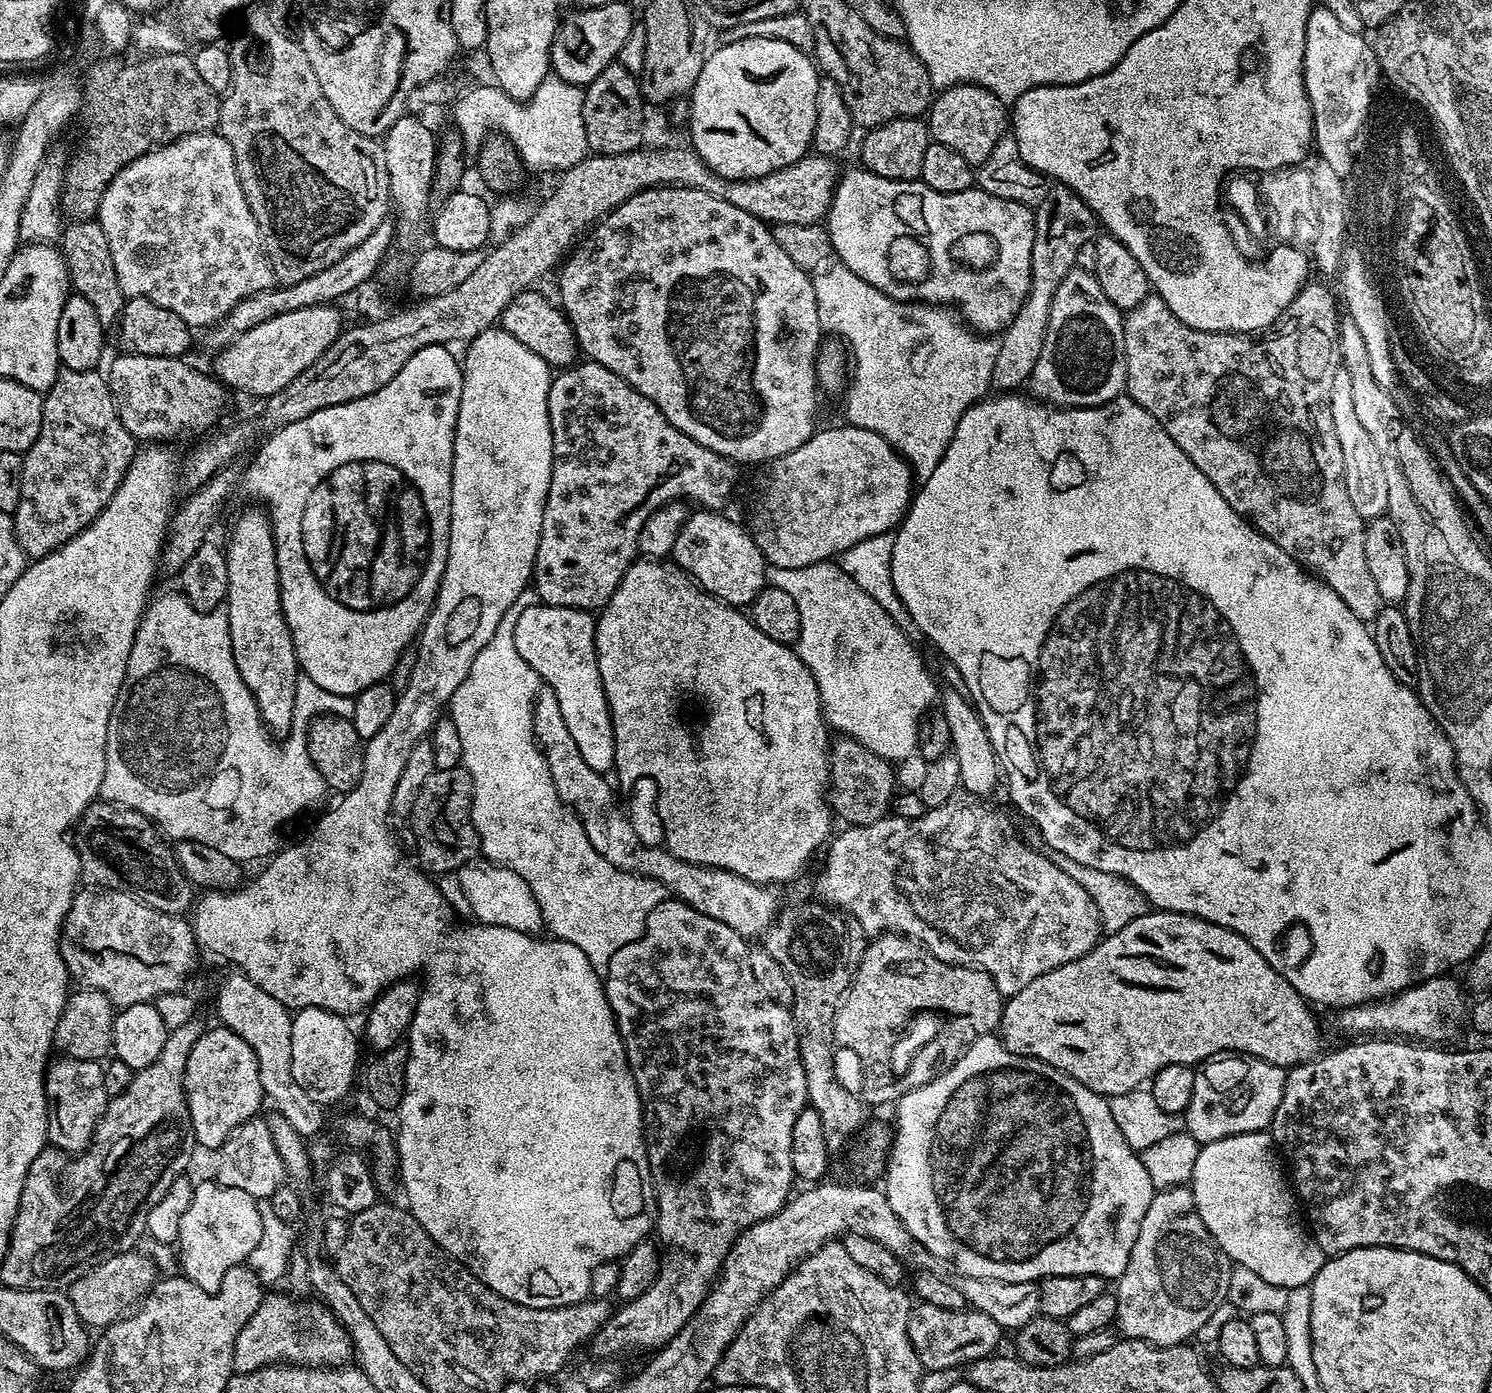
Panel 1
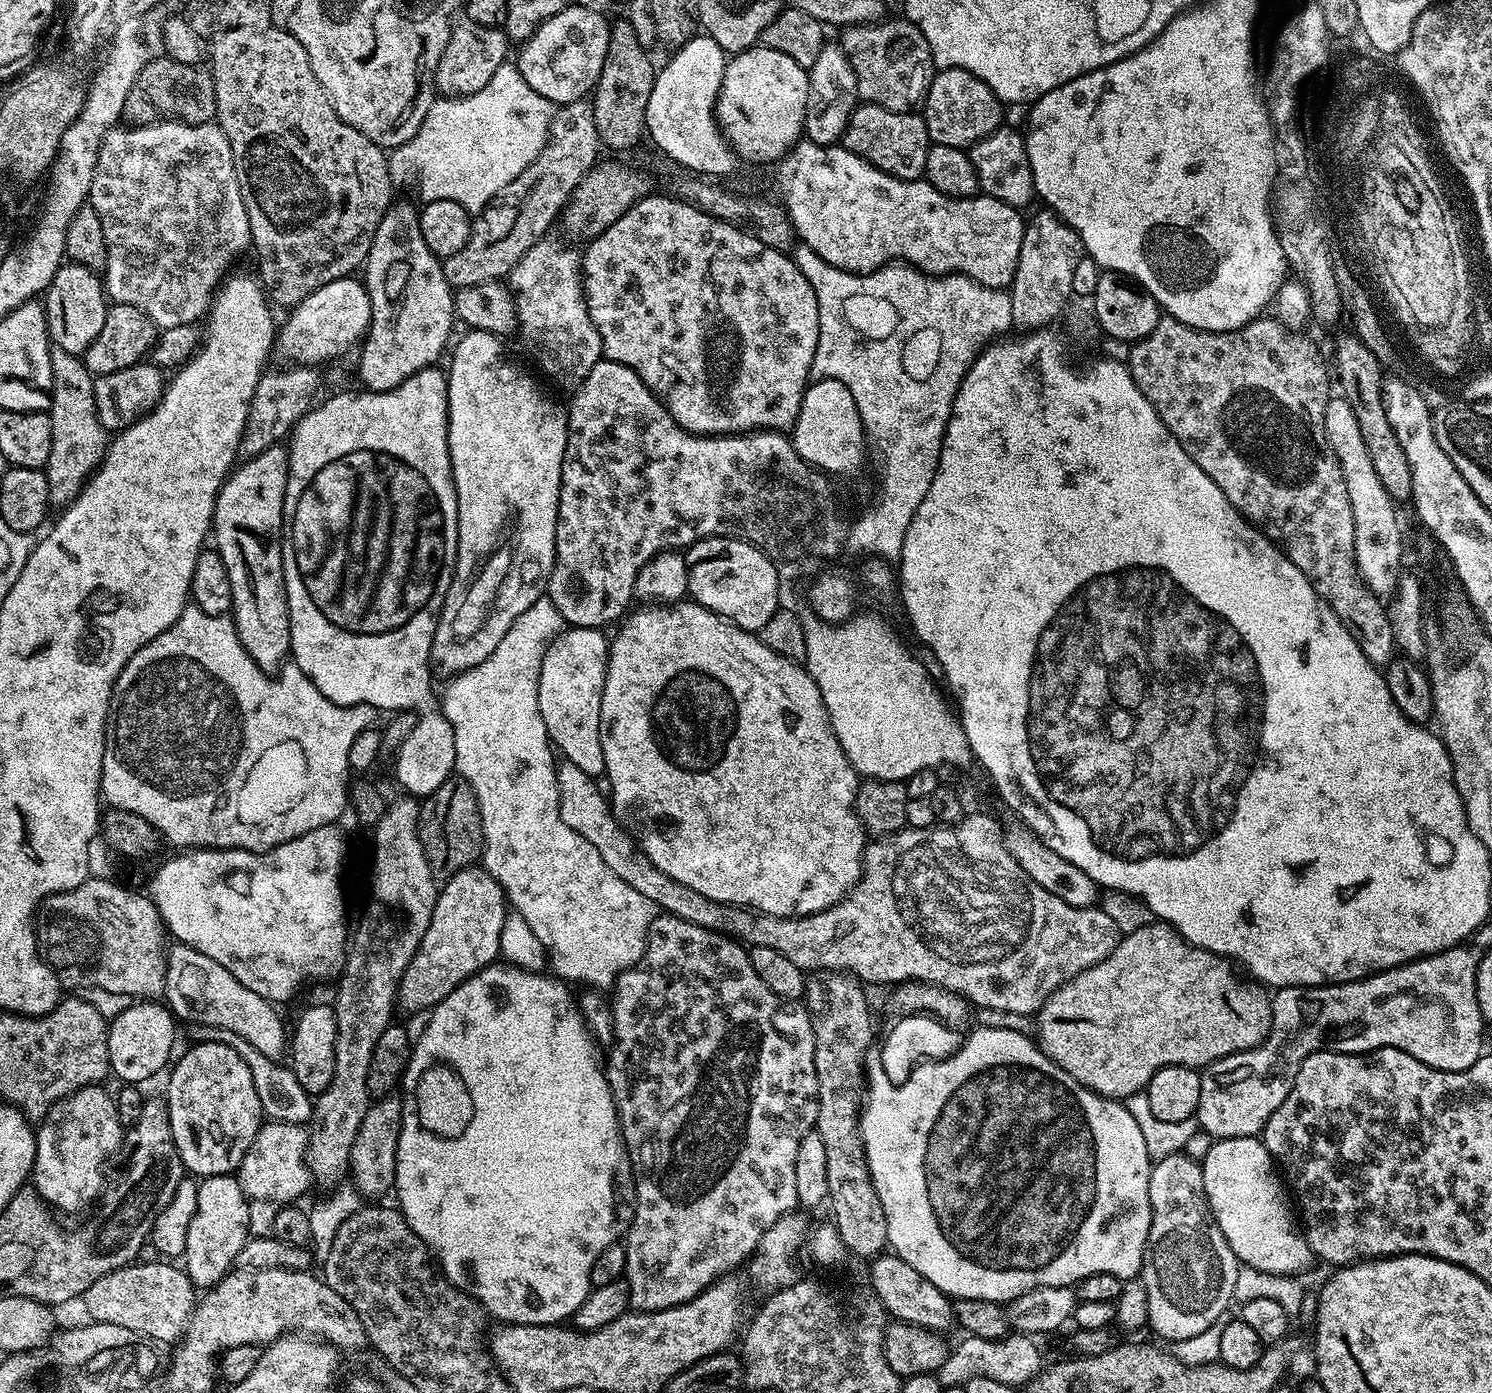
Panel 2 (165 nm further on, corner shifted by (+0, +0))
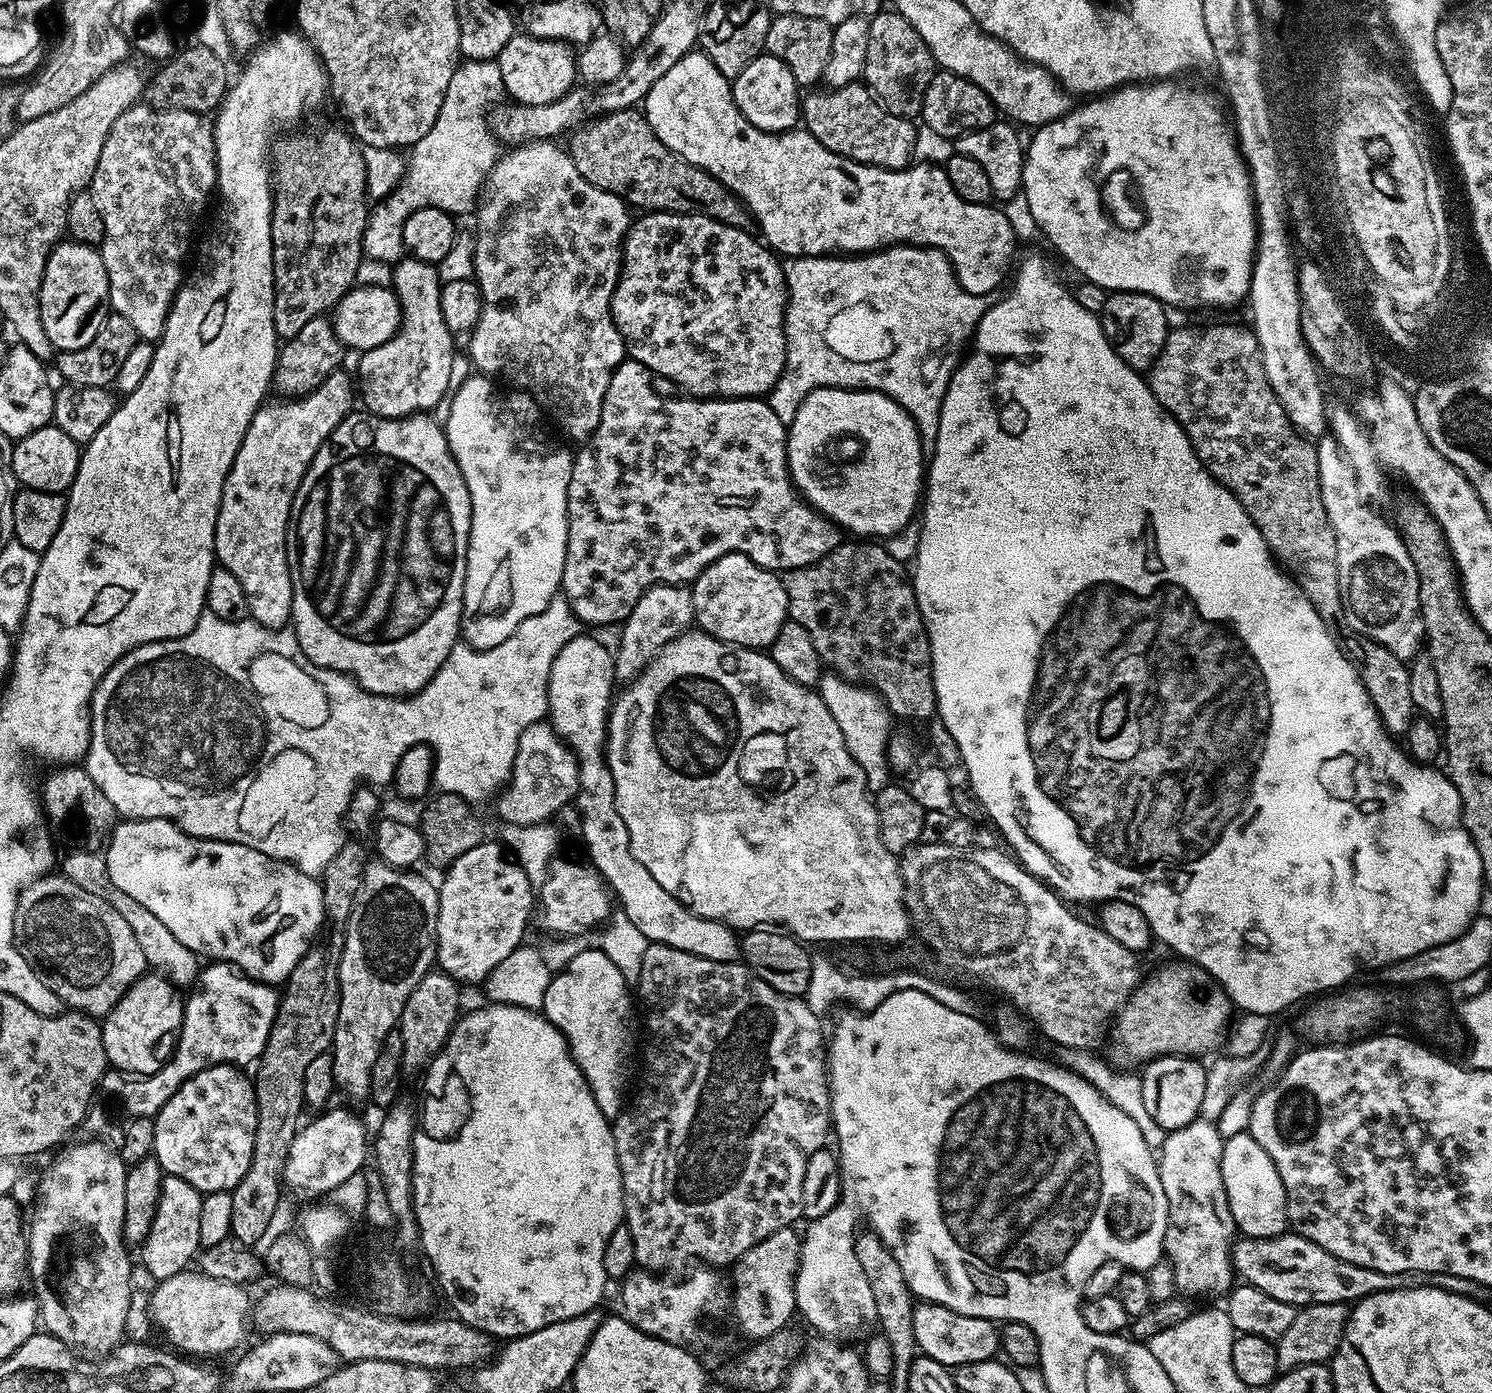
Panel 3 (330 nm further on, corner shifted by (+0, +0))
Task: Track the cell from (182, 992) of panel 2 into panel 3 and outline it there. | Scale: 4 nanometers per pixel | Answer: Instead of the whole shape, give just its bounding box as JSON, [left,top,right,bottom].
[59,846,202,989]

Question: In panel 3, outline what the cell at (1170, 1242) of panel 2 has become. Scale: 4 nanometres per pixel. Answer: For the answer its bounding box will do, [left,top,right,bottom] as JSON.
[1158,1118,1237,1297]

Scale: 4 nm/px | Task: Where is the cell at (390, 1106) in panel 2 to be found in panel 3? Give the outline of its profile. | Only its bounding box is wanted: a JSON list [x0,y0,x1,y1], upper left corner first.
[398,970,461,1077]

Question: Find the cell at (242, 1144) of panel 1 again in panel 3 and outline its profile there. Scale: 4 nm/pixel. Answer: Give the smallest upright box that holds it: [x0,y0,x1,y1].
[282,1107,370,1192]

